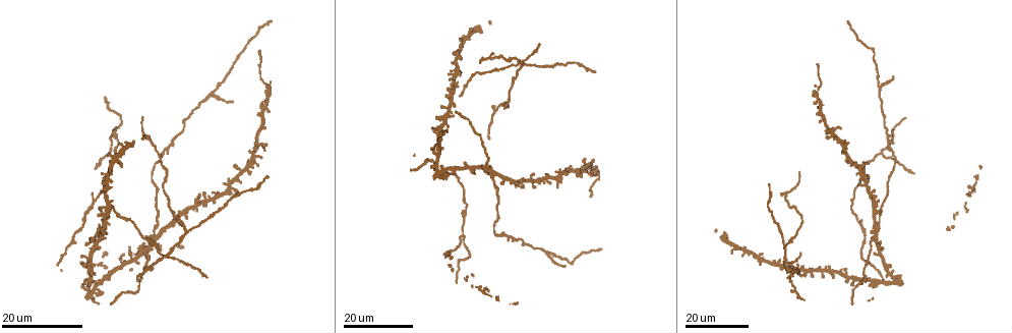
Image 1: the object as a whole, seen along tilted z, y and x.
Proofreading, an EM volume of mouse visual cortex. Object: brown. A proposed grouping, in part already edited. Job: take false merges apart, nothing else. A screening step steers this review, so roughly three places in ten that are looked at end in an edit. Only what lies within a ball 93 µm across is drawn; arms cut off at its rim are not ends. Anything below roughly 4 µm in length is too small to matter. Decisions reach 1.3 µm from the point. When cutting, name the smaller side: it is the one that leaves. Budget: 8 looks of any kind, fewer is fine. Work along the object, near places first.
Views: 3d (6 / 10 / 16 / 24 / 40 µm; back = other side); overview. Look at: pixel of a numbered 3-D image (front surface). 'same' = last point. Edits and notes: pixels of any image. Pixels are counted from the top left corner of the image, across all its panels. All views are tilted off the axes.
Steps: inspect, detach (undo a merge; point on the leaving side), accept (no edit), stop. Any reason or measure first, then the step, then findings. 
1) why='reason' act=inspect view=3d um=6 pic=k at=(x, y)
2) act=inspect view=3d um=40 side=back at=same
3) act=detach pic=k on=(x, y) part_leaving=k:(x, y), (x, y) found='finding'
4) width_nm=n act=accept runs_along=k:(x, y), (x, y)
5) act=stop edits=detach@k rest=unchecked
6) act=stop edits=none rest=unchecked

act=inspect view=3d um=16 pic=1 at=(874, 238)

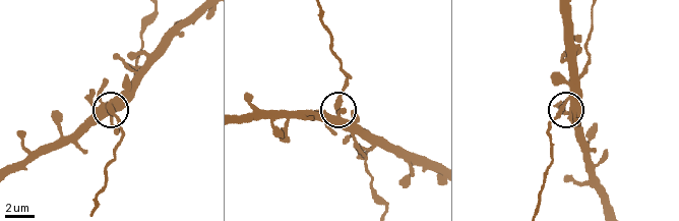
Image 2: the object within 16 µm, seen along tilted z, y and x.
why='zoom in' act=inspect view=3d um=10 pic=2 at=(564, 103)

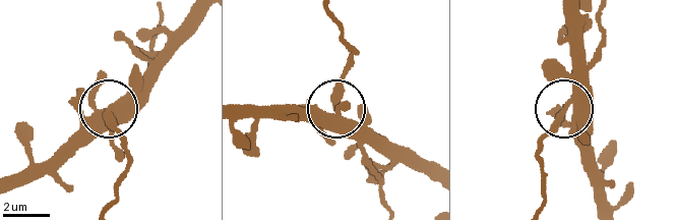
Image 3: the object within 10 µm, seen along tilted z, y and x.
side_arm_um=35 act=accept runs_along=3:(15, 186), (56, 172), (108, 111), (118, 136) found='one neuron here'

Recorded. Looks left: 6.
why='looks like a crossing' act=inspect view=3d um=24 pic=1 at=(878, 226)

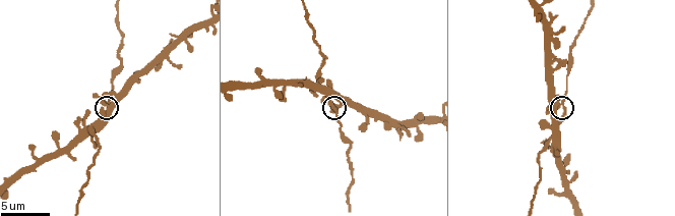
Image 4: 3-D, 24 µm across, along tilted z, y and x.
act=inspect view=3d um=6 pic=4 at=(563, 99)

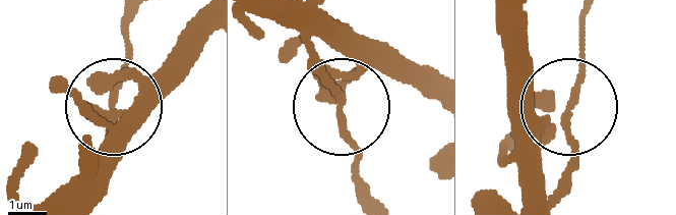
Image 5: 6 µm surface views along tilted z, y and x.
act=accept runs_along=5:(551, 201), (570, 114), (534, 109), (503, 42) found='continuous, no second neuron'

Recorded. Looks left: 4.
why='three-way junction' act=inspect view=3d um=24 pic=1 at=(209, 97)

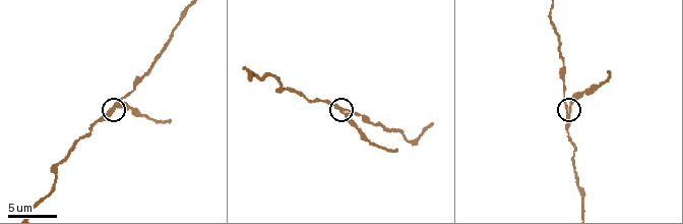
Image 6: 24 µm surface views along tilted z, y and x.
why='zoom in' act=inspect view=3d um=10 pic=6 at=(568, 106)

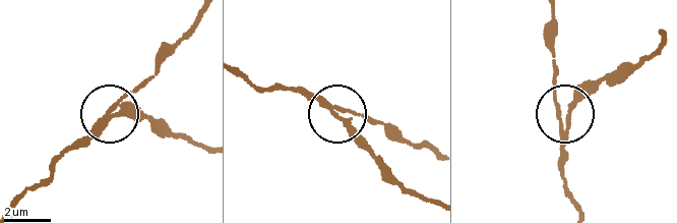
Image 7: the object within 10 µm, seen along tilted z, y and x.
act=detach pic=7 on=(122, 115) part_leaving=7:(97, 130), (115, 117), (144, 118), (204, 147) found='two neurons meet here'

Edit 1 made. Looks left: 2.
act=stop edits=detach@7 rest=unchecked

